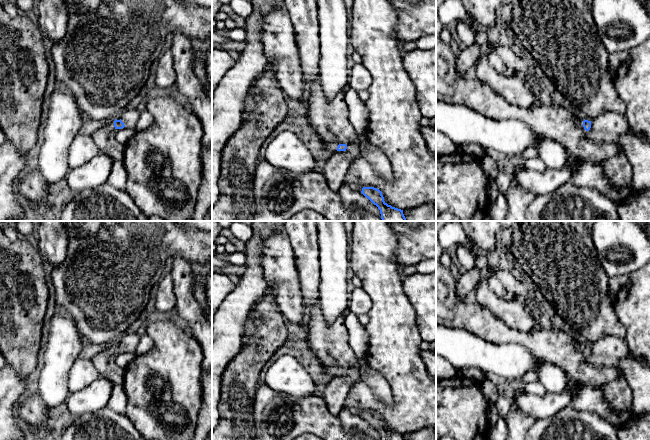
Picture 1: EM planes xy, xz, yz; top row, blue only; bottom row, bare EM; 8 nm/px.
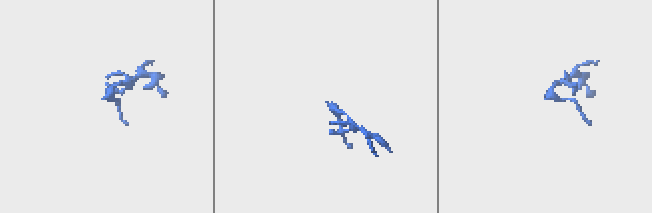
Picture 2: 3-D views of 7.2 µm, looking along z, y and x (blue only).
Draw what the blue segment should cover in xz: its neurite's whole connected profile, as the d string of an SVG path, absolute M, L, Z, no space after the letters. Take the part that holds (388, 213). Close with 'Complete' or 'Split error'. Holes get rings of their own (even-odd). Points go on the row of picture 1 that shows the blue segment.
M363 187L361 193L378 207L382 221L406 221L403 210L388 205L379 189Z. Complete

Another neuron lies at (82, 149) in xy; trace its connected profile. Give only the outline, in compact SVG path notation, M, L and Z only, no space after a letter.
M78 134L69 147L69 169L75 169L100 153L90 135Z

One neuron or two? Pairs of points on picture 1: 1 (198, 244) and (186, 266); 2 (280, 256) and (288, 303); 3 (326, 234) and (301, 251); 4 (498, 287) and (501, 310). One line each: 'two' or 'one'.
1: two
2: one
3: two
4: two

